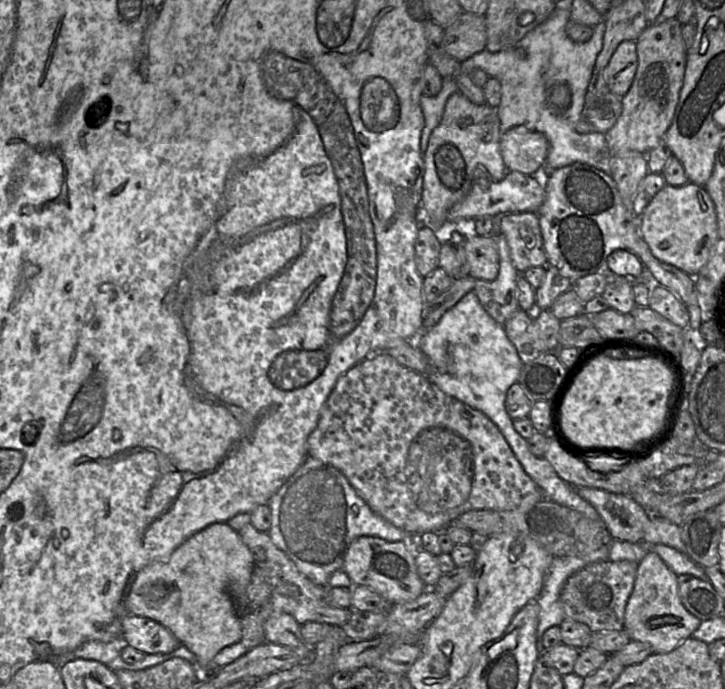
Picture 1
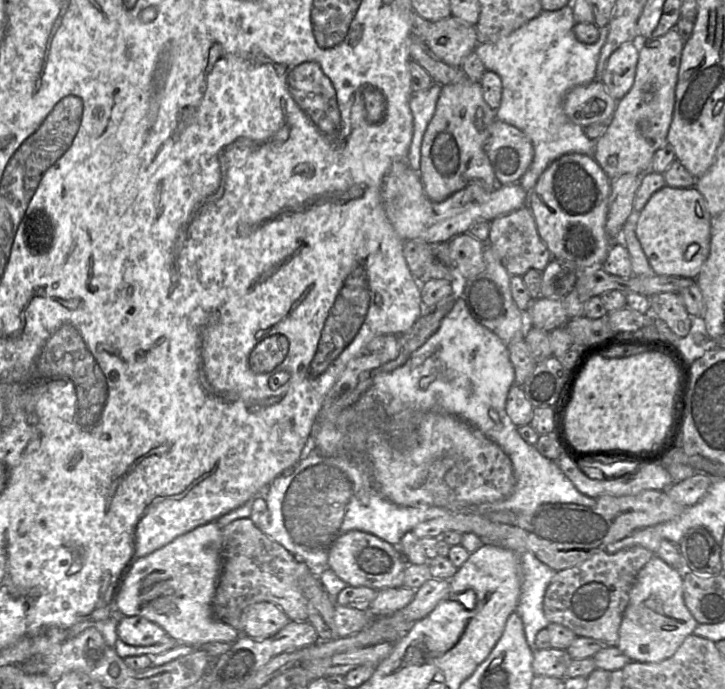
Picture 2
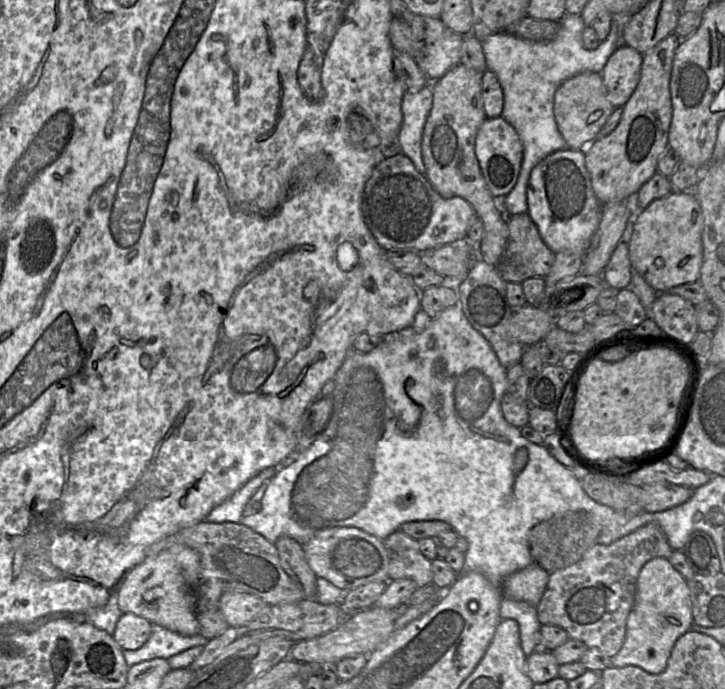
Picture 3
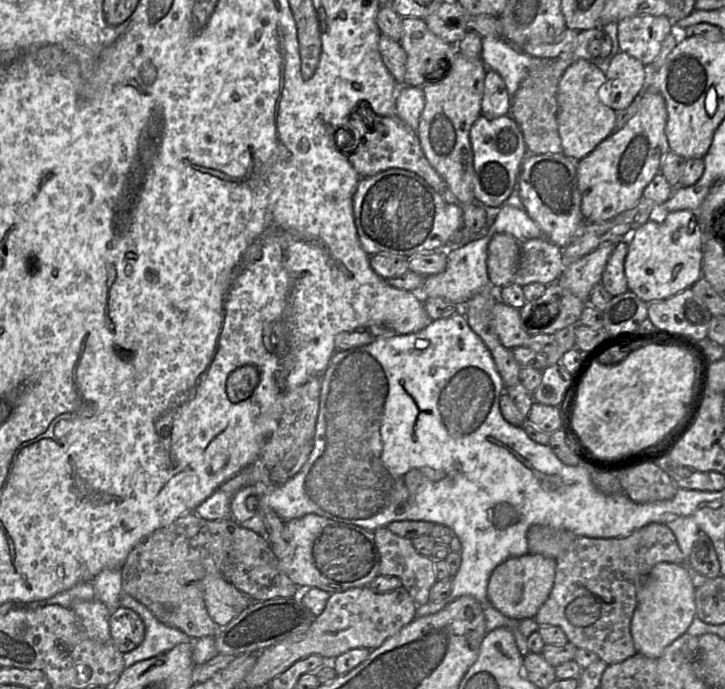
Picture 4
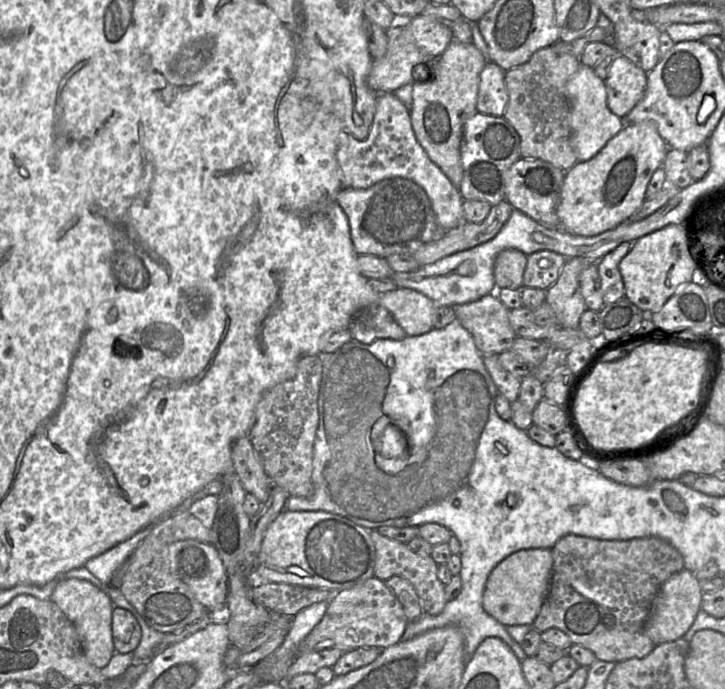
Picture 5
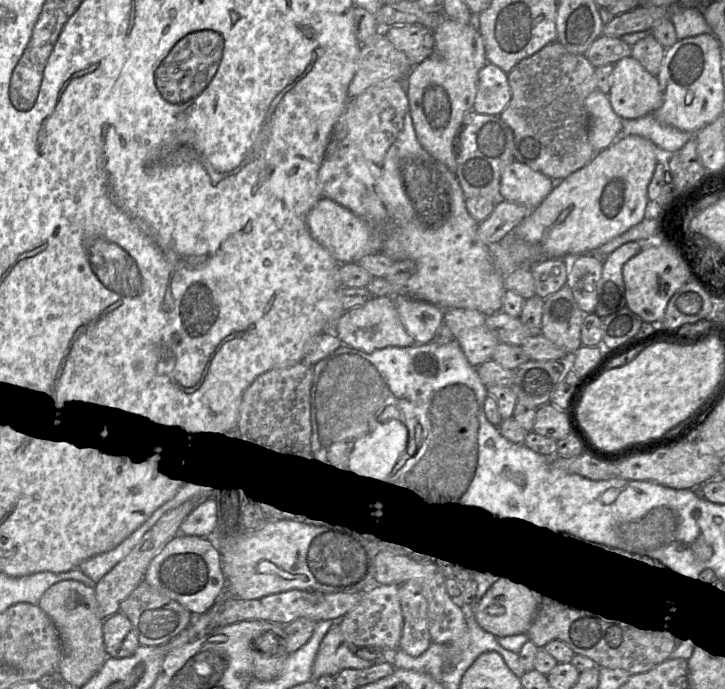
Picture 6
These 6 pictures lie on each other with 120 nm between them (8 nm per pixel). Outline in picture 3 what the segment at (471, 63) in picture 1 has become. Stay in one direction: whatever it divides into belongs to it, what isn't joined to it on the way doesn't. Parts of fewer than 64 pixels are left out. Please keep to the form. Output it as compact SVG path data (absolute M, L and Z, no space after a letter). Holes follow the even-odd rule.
M566 14L560 20L556 36L549 41L531 41L500 32L482 41L487 69L497 77L504 95L501 116L518 133L523 146L523 160L517 182L502 200L503 210L510 215L527 213L527 185L530 173L549 154L567 148L554 117L554 95L568 78L583 72L602 73L609 57L618 48L619 30L613 17L610 33L594 50L587 50L582 41L587 26L580 15Z

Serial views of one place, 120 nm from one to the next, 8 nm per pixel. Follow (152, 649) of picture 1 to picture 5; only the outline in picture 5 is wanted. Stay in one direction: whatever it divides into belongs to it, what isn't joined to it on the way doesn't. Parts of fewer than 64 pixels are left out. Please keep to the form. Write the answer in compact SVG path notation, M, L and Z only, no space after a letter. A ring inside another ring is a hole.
M114 607L111 629L114 654L132 653L141 641L141 627L135 616L127 610Z

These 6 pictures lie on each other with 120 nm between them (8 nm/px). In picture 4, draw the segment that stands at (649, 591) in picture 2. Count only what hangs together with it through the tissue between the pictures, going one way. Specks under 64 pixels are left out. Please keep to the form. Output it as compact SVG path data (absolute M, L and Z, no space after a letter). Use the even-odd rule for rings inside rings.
M657 563L637 591L630 633L637 653L658 658L664 649L684 634L696 617L695 587L682 564Z

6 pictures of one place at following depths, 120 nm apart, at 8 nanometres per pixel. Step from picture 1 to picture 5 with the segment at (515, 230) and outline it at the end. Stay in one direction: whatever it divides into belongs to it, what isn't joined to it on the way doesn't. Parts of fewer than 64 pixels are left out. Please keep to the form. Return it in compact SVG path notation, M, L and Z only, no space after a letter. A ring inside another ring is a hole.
M550 250L527 255L523 286L548 290L558 280L566 261L564 255Z

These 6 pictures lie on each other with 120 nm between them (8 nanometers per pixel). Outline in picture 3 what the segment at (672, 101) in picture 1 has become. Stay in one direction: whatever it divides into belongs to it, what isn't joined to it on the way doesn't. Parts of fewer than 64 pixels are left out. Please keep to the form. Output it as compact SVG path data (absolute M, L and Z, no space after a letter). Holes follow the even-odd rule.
M672 33L643 55L639 83L622 107L618 125L610 134L596 138L583 150L592 189L601 204L632 200L640 187L657 172L657 161L668 147L672 119L669 84L681 40Z

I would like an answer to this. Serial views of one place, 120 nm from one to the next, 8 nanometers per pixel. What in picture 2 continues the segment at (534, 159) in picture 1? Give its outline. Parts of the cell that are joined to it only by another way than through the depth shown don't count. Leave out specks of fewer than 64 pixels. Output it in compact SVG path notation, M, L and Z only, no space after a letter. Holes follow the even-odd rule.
M495 119L484 150L500 185L517 183L532 163L534 148L517 127Z

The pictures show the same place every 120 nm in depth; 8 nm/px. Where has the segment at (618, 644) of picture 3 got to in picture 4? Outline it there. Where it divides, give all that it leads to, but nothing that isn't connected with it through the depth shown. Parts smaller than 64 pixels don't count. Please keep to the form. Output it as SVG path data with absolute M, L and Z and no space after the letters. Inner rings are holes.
M649 523L626 537L578 537L556 559L554 585L546 602L540 607L535 622L541 626L558 626L568 641L577 648L588 649L608 666L623 662L637 654L630 633L630 623L637 605L637 591L651 569L660 562L683 564L682 554L672 531L662 523Z

